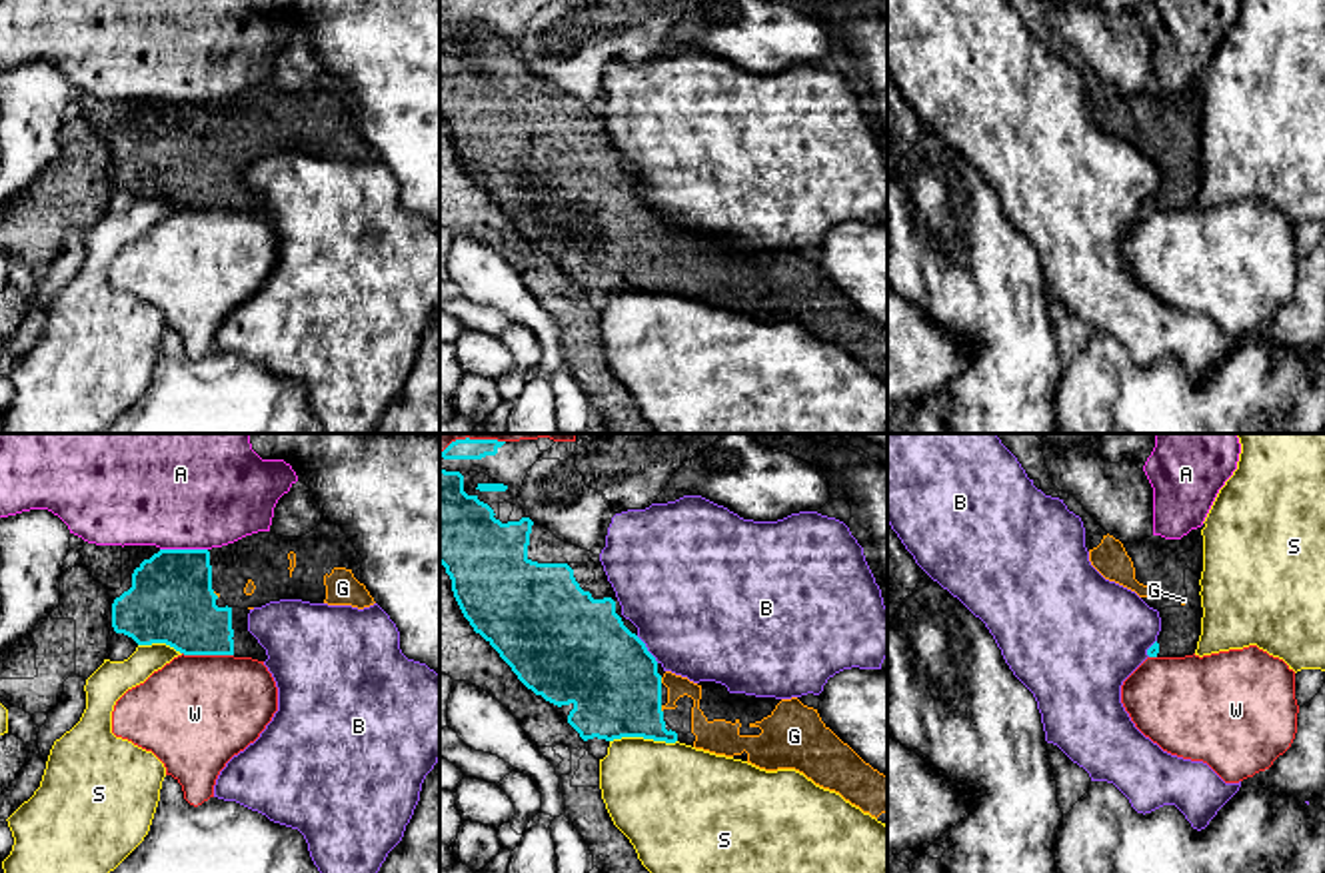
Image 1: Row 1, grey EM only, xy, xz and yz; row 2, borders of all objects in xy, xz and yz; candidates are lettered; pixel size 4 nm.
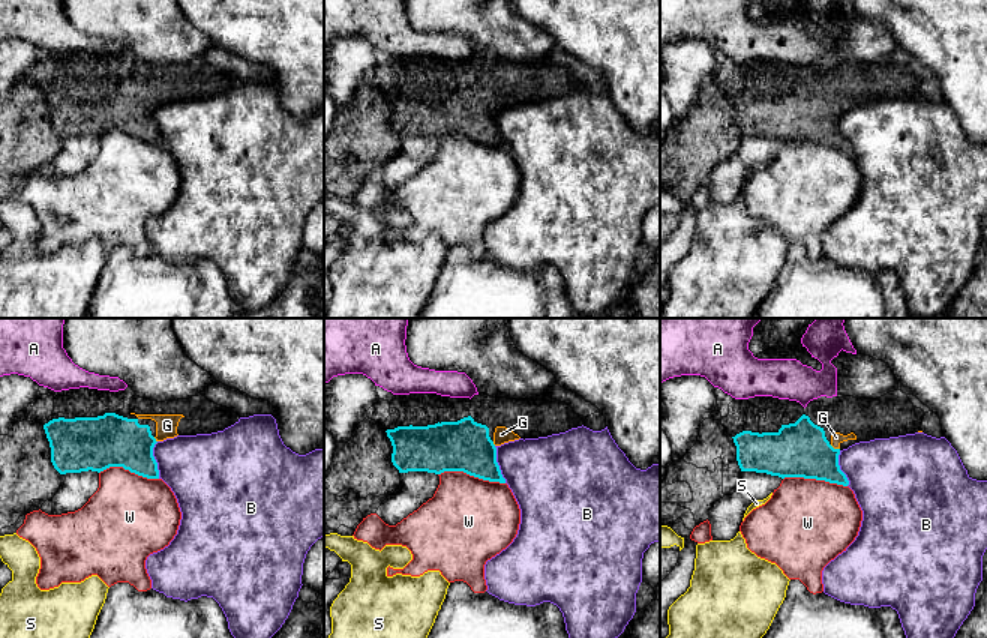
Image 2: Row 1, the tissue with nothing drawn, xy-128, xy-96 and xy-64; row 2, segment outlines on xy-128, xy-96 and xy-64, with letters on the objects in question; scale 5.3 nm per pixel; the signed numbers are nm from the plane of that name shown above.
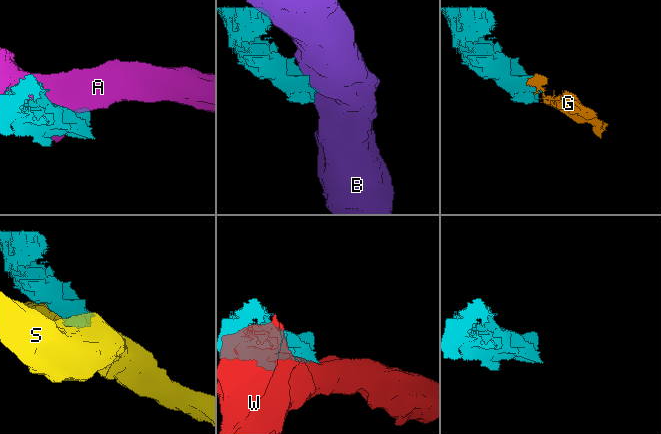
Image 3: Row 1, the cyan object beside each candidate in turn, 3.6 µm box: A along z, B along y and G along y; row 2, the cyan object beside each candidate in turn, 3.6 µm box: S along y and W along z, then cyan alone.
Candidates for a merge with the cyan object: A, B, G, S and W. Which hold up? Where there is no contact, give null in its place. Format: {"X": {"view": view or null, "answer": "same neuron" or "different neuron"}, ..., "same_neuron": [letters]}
{"A": {"view": "xy", "answer": "different neuron"}, "B": {"view": "xz", "answer": "different neuron"}, "G": {"view": "xz", "answer": "same neuron"}, "S": {"view": "xz", "answer": "different neuron"}, "W": {"view": "xy", "answer": "different neuron"}, "same_neuron": ["G"]}

